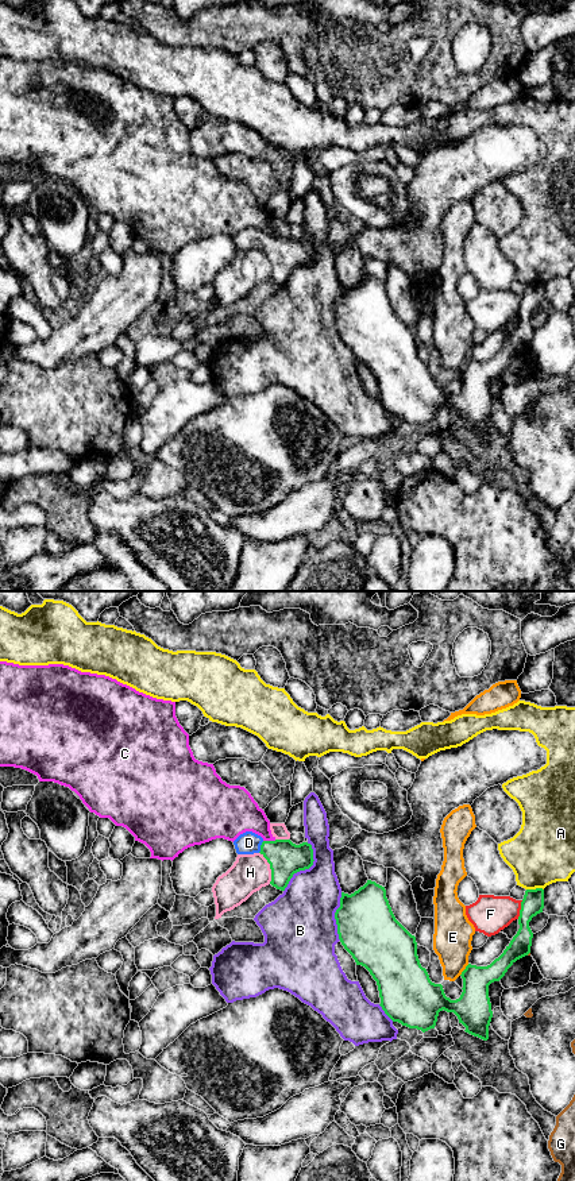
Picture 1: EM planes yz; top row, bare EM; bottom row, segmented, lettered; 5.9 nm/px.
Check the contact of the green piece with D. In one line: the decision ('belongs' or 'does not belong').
belongs

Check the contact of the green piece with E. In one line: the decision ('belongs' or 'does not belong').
does not belong

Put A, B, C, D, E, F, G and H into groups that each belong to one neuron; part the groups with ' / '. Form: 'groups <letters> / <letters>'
groups A / B / C / D / E / F / G / H

